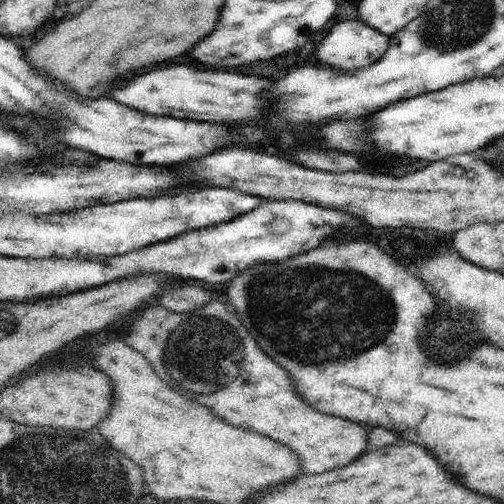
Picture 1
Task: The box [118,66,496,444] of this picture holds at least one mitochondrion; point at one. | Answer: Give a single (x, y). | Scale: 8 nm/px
(330, 316)

